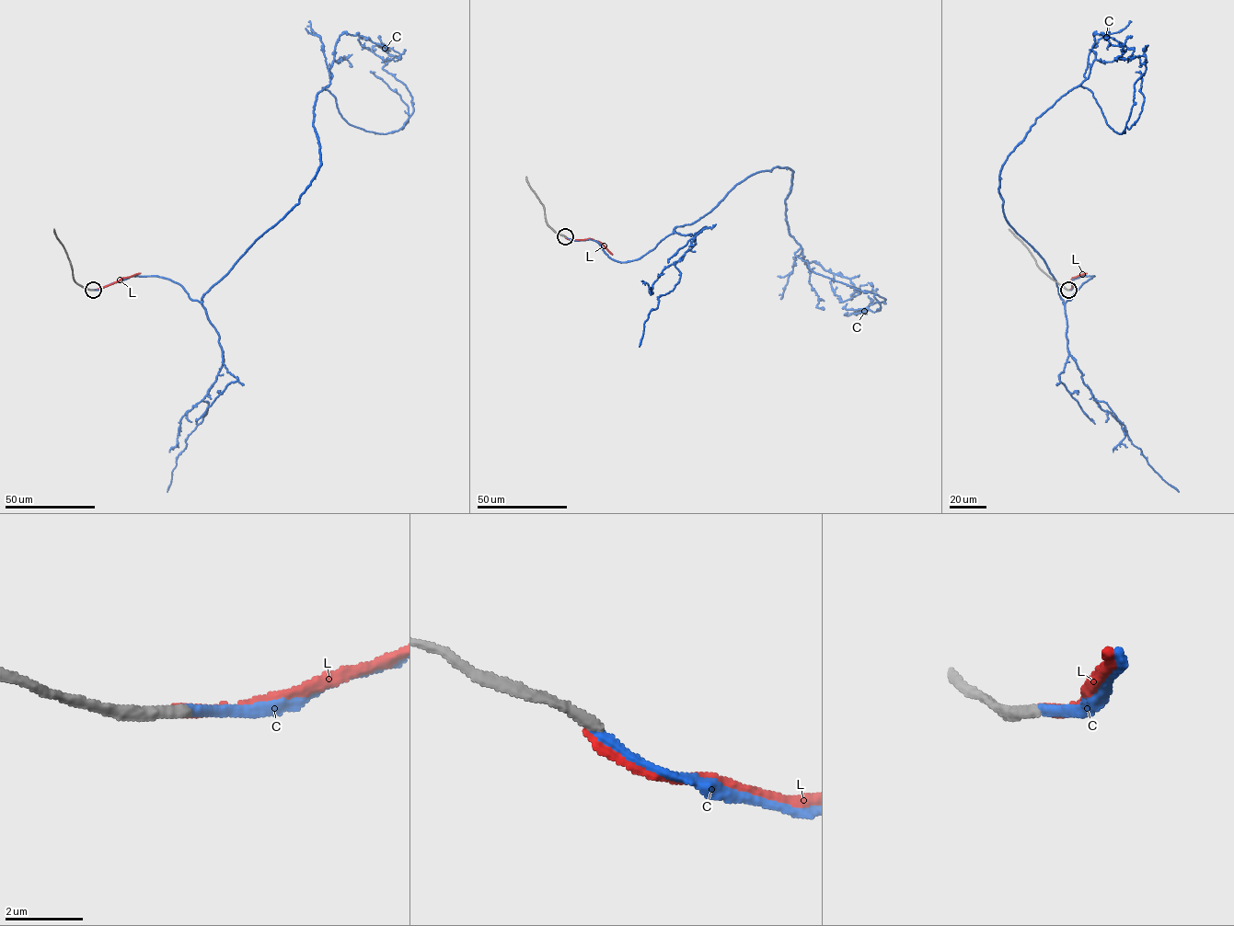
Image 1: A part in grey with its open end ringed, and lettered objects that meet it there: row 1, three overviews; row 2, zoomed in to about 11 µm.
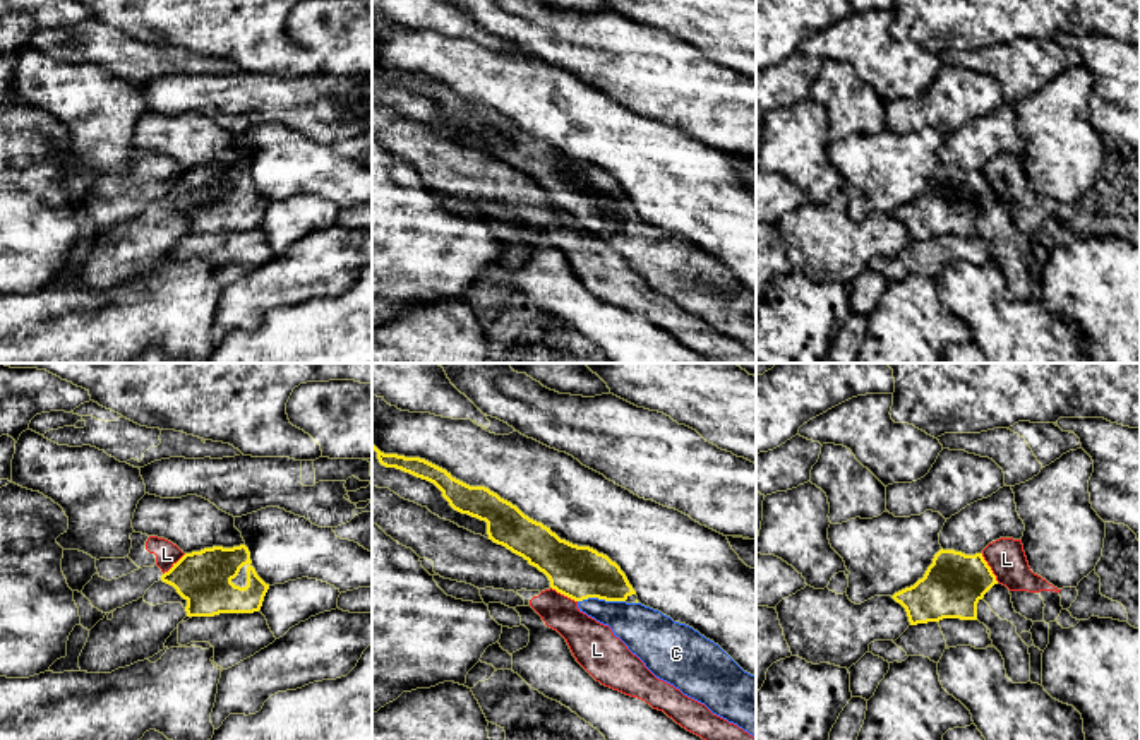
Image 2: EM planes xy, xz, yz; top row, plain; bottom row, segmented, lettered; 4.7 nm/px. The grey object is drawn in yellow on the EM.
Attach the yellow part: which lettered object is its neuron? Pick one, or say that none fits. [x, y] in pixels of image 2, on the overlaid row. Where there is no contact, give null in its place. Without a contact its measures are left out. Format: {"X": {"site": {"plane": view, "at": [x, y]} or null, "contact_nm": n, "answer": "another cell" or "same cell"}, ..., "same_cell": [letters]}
{"C": {"site": {"plane": "xz", "at": [600, 598]}, "contact_nm": 220, "answer": "same cell"}, "L": {"site": {"plane": "yz", "at": [990, 567]}, "contact_nm": 160, "answer": "another cell"}, "same_cell": ["C"]}

